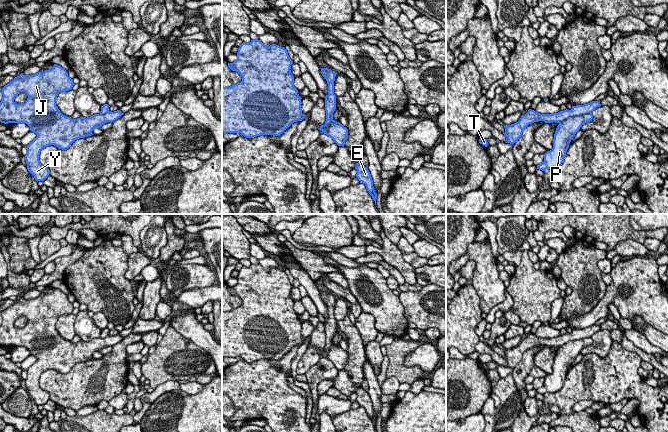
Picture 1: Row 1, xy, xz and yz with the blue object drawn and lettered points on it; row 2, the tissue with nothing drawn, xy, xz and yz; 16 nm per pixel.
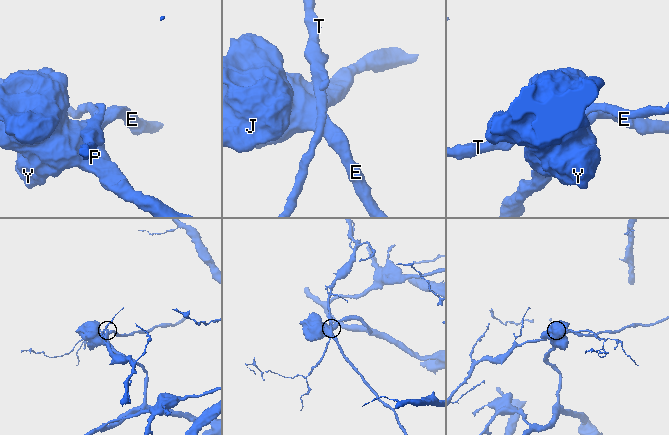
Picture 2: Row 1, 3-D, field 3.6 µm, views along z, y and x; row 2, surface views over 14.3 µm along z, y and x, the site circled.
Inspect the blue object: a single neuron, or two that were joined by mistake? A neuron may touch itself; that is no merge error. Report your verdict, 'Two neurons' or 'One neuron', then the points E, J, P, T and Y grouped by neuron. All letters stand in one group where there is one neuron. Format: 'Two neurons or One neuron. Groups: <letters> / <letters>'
Two neurons. Groups: E J P Y / T

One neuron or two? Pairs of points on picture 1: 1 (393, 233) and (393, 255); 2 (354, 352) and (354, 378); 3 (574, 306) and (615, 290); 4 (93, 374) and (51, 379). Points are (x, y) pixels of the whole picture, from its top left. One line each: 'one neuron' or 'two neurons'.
1: two neurons
2: one neuron
3: two neurons
4: one neuron

